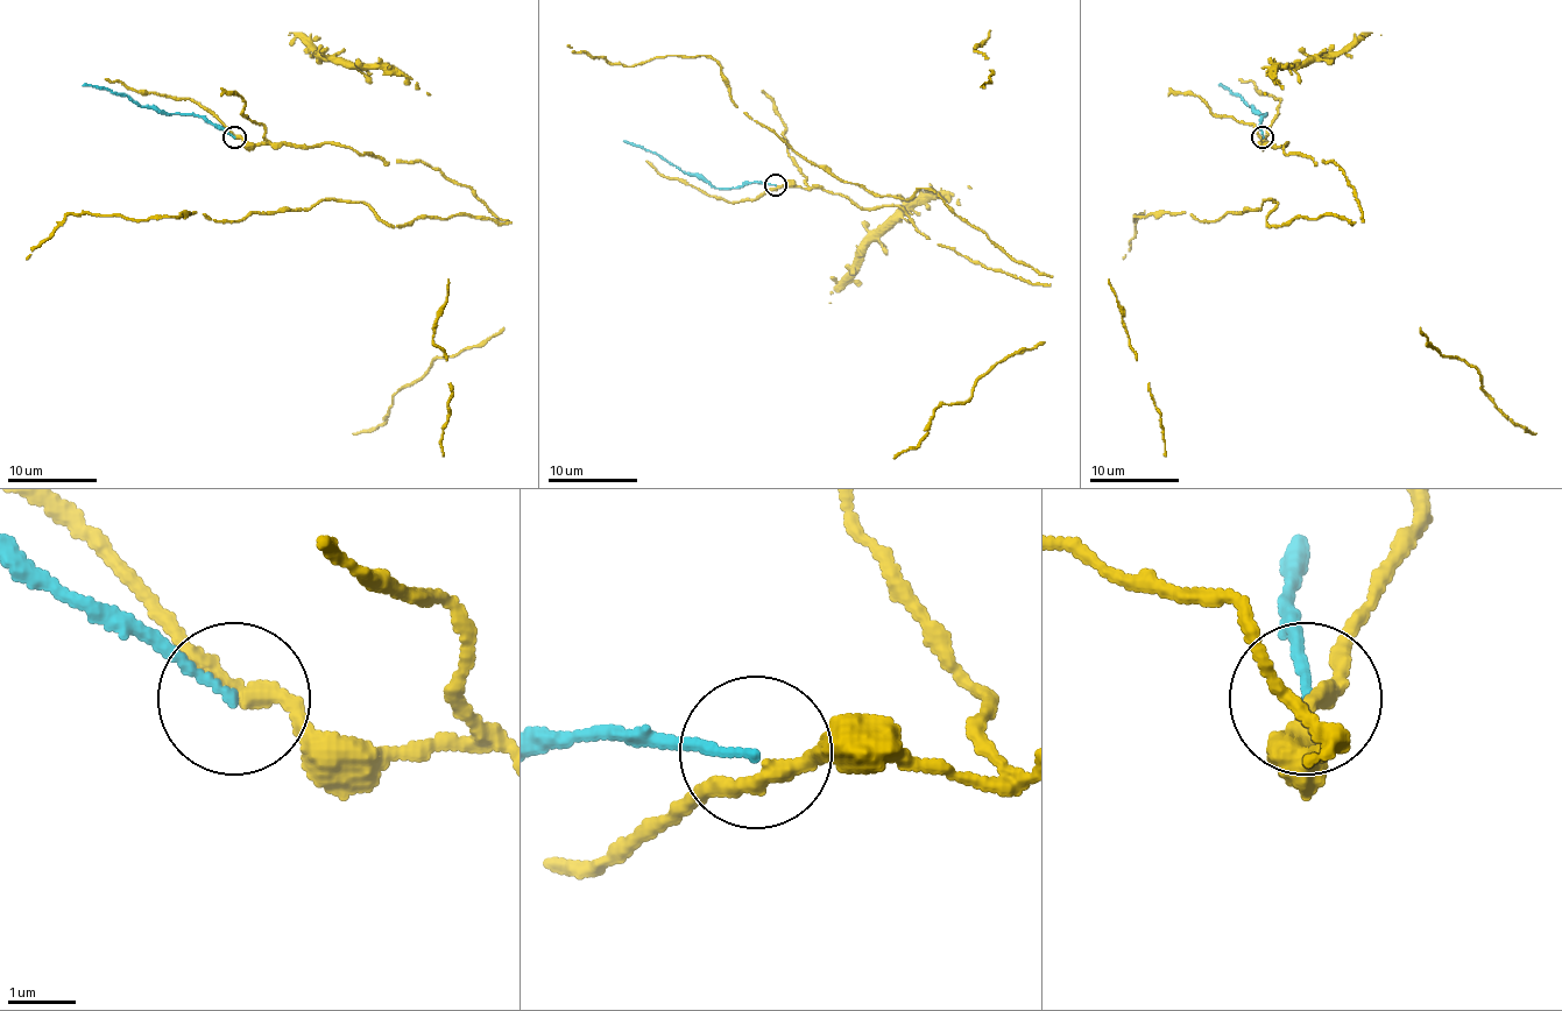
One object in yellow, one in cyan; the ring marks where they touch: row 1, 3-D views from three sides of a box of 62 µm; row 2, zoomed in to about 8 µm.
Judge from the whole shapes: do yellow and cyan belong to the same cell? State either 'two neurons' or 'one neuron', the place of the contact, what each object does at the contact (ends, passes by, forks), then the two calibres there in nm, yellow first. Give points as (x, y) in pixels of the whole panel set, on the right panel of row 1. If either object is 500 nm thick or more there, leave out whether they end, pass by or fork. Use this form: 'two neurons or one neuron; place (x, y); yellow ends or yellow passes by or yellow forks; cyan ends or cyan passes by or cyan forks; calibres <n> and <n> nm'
two neurons; place (1263, 138); yellow passes by; cyan ends; calibres 240 and 120 nm

